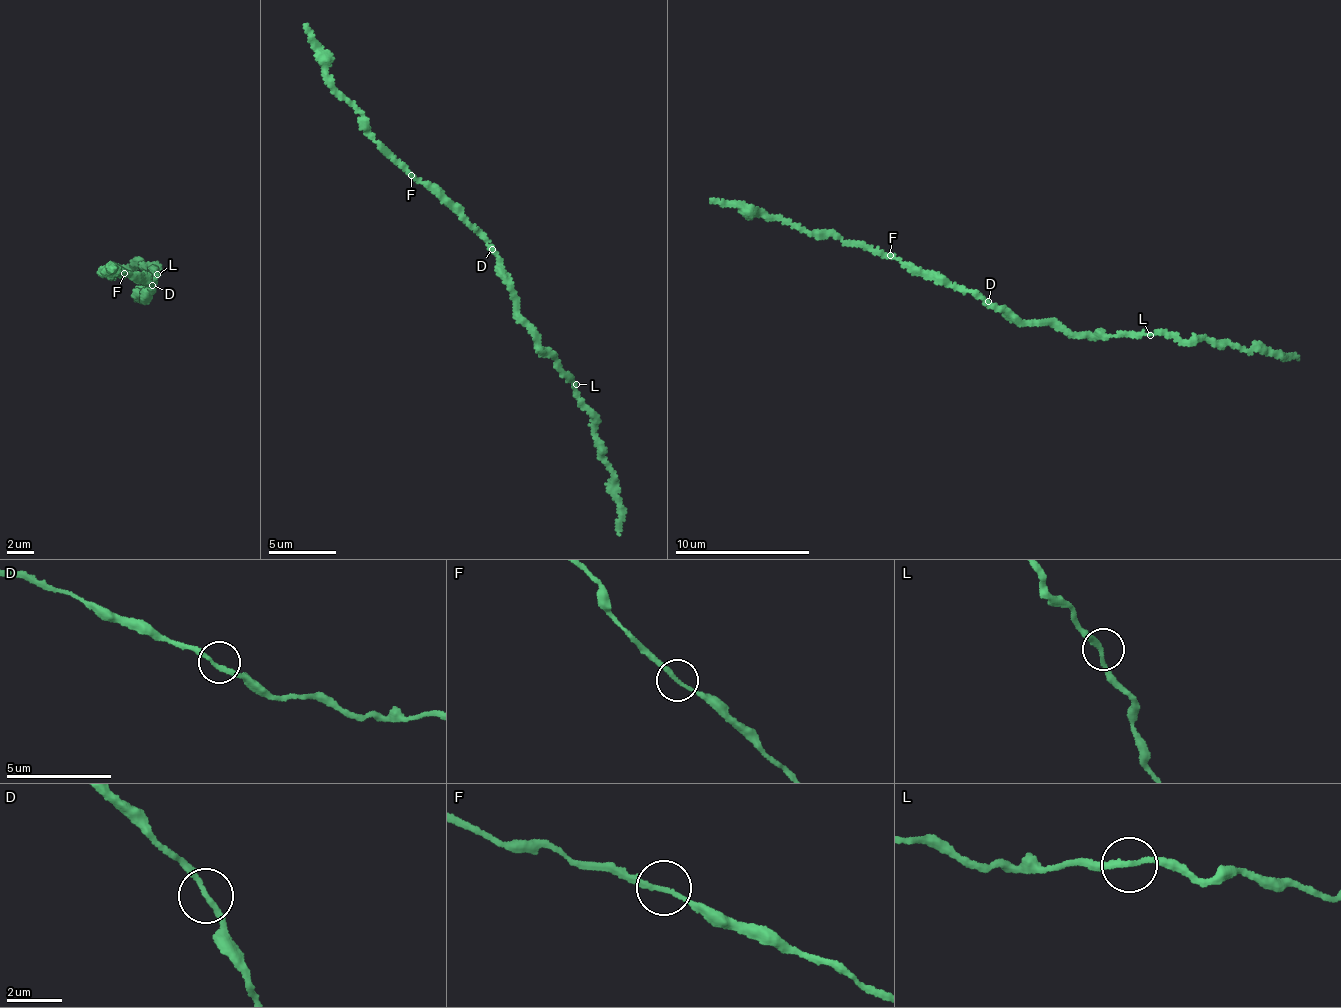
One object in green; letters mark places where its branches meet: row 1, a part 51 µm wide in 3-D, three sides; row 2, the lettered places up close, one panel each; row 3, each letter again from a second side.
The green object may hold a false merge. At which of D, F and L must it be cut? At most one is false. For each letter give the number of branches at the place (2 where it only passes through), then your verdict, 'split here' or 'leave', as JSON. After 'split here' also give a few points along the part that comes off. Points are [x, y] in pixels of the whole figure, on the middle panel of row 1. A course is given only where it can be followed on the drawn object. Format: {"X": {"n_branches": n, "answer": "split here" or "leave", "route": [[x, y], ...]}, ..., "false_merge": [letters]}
{"D": {"n_branches": 2, "answer": "leave"}, "F": {"n_branches": 2, "answer": "leave"}, "L": {"n_branches": 2, "answer": "leave"}, "false_merge": []}

